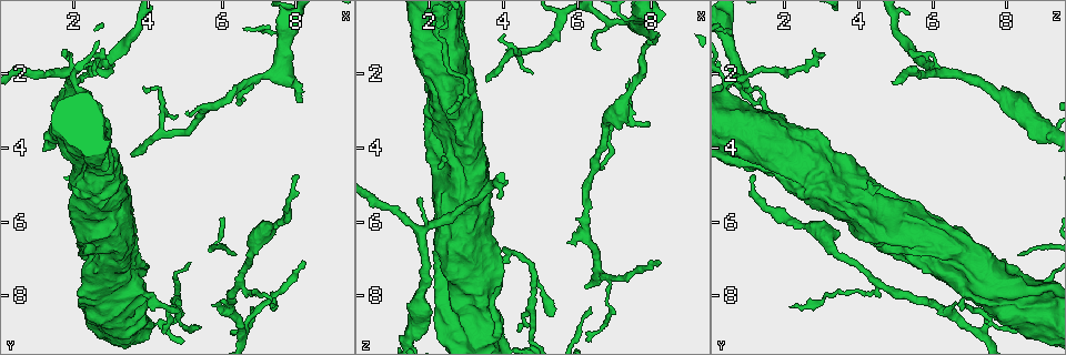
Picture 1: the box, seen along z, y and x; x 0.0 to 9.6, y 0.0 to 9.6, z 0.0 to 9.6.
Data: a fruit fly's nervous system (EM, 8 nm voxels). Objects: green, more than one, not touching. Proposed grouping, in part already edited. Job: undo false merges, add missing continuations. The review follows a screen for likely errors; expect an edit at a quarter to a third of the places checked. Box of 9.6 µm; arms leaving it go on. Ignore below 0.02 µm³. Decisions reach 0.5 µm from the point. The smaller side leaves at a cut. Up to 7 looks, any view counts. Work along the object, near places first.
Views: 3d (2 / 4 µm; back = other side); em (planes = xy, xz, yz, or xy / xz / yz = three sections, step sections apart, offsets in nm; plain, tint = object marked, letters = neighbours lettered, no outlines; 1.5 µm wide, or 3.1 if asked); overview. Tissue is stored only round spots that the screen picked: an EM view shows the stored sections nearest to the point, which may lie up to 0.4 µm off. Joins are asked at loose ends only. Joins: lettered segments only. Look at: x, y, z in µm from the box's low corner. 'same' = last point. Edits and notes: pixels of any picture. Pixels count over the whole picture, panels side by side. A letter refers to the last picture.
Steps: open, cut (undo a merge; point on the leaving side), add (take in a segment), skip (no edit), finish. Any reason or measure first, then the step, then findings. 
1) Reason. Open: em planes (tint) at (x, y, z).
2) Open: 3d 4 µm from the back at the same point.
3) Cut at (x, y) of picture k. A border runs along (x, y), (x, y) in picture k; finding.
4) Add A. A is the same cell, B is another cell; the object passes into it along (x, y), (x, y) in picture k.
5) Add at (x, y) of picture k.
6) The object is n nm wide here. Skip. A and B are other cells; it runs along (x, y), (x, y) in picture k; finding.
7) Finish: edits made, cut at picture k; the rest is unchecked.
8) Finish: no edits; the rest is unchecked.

Free end. Open: em planes (letters) at (8.20, 7.05, 7.05).

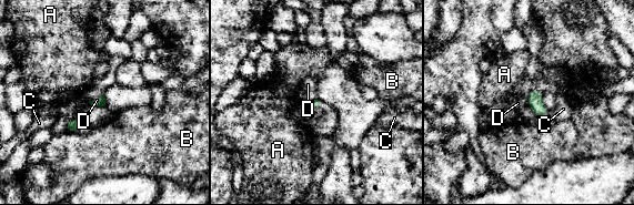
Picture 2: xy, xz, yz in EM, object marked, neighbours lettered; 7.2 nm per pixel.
Skip. A, B, C and D are other cells; a border runs along (526, 96), (529, 105) in picture 2; no lettered segment goes on from it.

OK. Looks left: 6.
Tapers out. Open: em xz step 4 (tint) at (5.40, 8.85, 8.50).

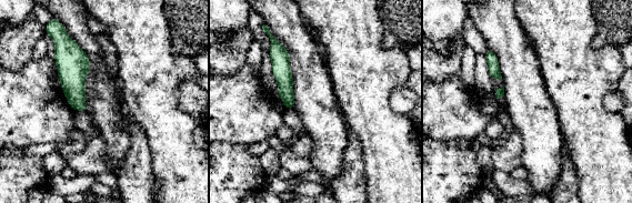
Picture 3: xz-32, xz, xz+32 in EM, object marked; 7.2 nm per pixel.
Open: em planes (letters) at the same point.

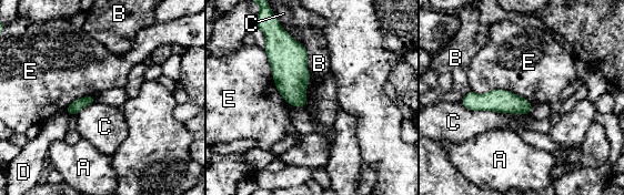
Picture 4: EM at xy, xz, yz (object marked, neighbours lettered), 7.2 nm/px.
The longest contact is with C, 480 nm. Skip. A, B, C, D and E are other cells; a border runs along (460, 102), (471, 110), (524, 114) in picture 4; none of them fits.

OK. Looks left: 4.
An open end. Open: 3d 4 µm at (1.90, 5.55, 3.30).

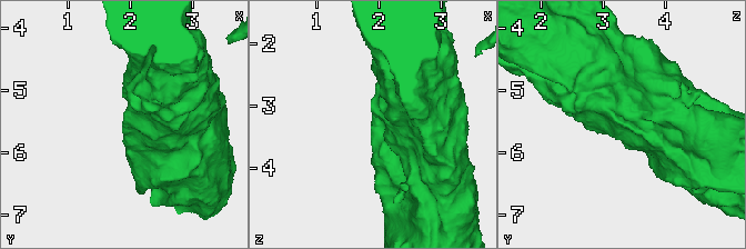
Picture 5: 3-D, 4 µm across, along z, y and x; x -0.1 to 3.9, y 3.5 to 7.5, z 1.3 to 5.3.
Shape alone is not enough. Open: em planes (plain) at (1.95, 5.55, 3.25).

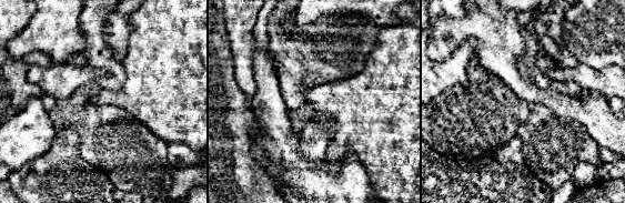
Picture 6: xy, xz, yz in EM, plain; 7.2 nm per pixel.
Open: em planes (letters) at the same point.

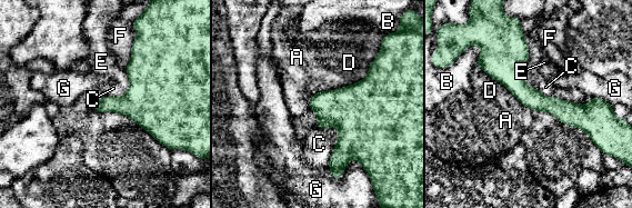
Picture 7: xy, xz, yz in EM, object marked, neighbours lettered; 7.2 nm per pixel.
Skip. A, B, C, D, E, F and G are other cells; a border runs along (517, 99), (523, 106), (534, 111) in picture 7; no lettered segment goes on from it.

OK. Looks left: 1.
Finish: no edits; the rest is unchecked.

